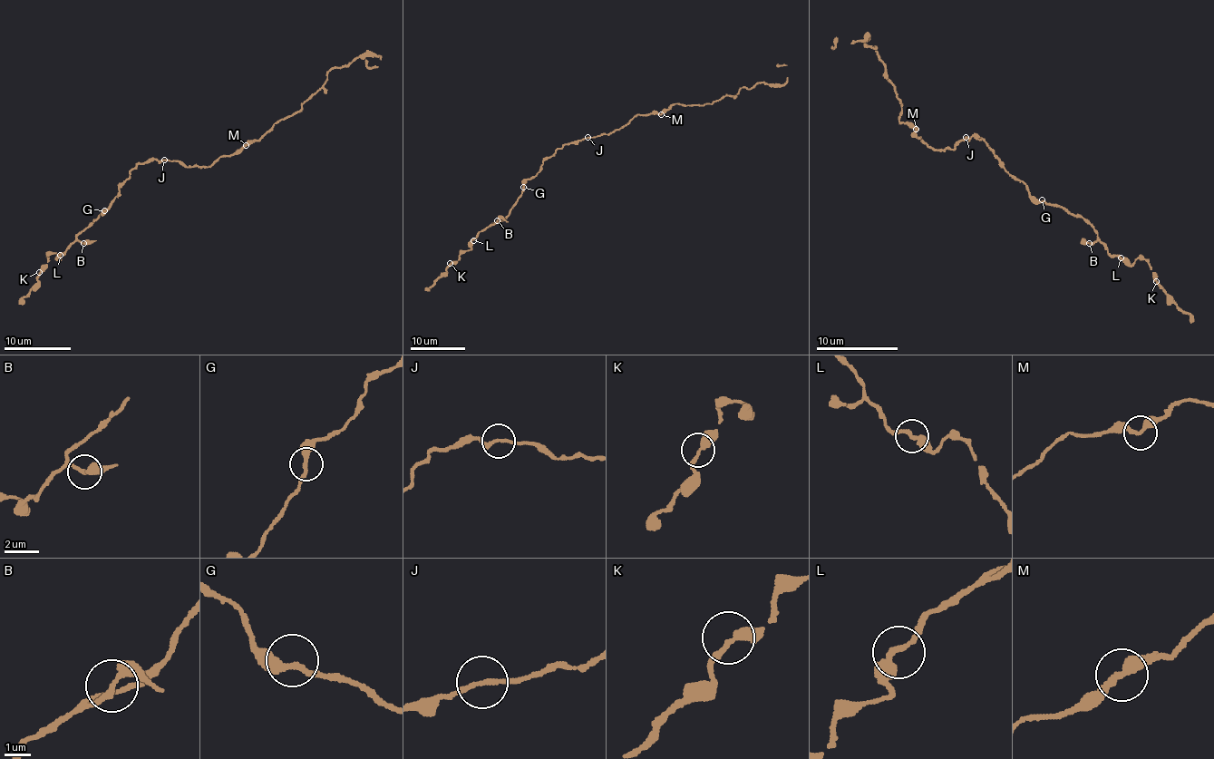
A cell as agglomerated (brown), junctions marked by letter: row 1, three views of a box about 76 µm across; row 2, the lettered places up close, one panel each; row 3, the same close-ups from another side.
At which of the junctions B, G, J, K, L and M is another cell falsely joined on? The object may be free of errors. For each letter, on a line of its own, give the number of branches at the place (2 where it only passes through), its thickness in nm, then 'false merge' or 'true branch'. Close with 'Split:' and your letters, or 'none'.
B: 2 | 240 nm | true branch
G: 2 | 280 nm | true branch
J: 2 | 170 nm | true branch
K: 2 | 300 nm | true branch
L: 2 | 280 nm | true branch
M: 2 | 300 nm | true branch
Split: none

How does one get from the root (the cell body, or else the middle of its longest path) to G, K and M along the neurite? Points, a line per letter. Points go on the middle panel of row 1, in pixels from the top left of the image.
G: (587, 137), (558, 148), (523, 187)
K: (587, 137), (565, 144), (547, 159), (509, 213), (482, 229), (472, 248), (450, 263)
M: (587, 137), (609, 134), (638, 114), (661, 114)

